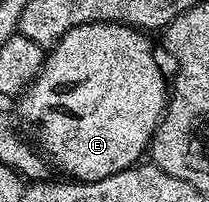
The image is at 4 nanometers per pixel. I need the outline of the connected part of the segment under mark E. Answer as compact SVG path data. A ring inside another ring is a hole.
M96 21L95 23L87 23L80 25L74 29L68 29L58 41L45 54L45 62L41 64L41 70L35 80L29 84L29 88L20 94L19 100L16 102L16 116L21 116L20 124L22 126L30 125L34 129L32 140L35 142L36 148L50 162L53 161L62 169L66 178L72 179L78 183L86 181L98 181L99 179L107 179L111 175L115 175L124 169L130 169L138 164L146 156L150 141L153 140L153 133L157 129L157 125L161 122L161 118L165 116L165 107L169 103L171 96L171 85L167 80L167 73L161 70L161 65L157 62L157 57L153 54L153 45L149 42L150 34L140 29L135 29L131 25L120 25L117 21Z

